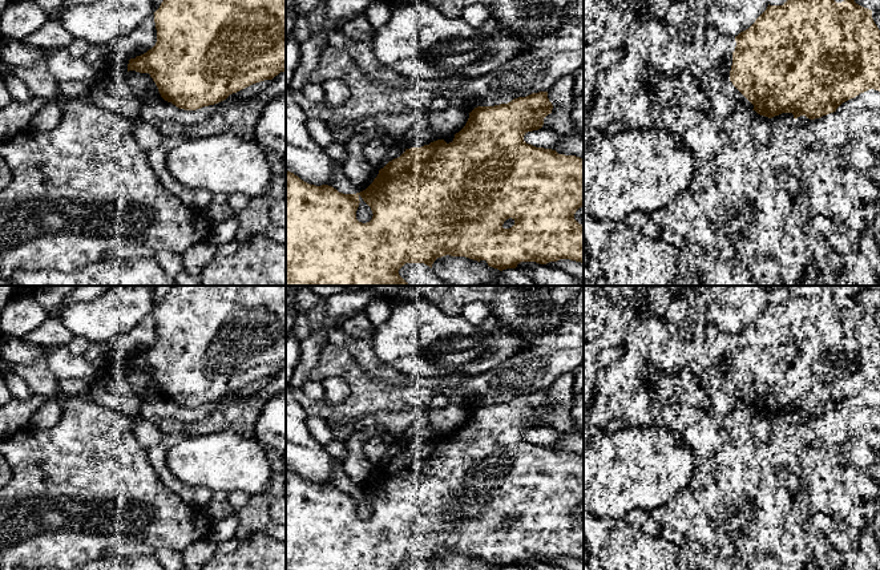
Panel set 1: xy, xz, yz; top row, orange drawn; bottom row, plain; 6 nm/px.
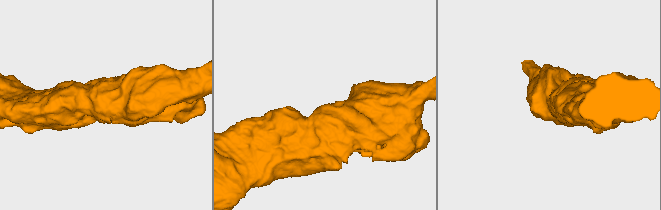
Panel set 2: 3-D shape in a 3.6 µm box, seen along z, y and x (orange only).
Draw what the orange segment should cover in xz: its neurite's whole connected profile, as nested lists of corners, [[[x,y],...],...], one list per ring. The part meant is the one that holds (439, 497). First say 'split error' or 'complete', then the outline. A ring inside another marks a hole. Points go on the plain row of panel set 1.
split error; [[[538,389],[514,396],[508,401],[475,405],[469,411],[465,424],[445,437],[437,437],[427,427],[420,428],[412,441],[404,442],[405,449],[380,466],[374,480],[356,492],[343,492],[328,482],[310,482],[286,468],[286,570],[399,570],[405,561],[424,561],[432,566],[433,559],[445,553],[465,554],[500,569],[516,566],[521,559],[546,562],[560,557],[570,557],[584,561],[584,522],[574,517],[576,509],[584,504],[584,457],[576,453],[558,452],[552,446],[536,445],[524,438],[528,429],[542,425],[544,416],[552,411],[552,407],[548,389]],[[360,494],[374,512],[367,521],[356,517]]]

